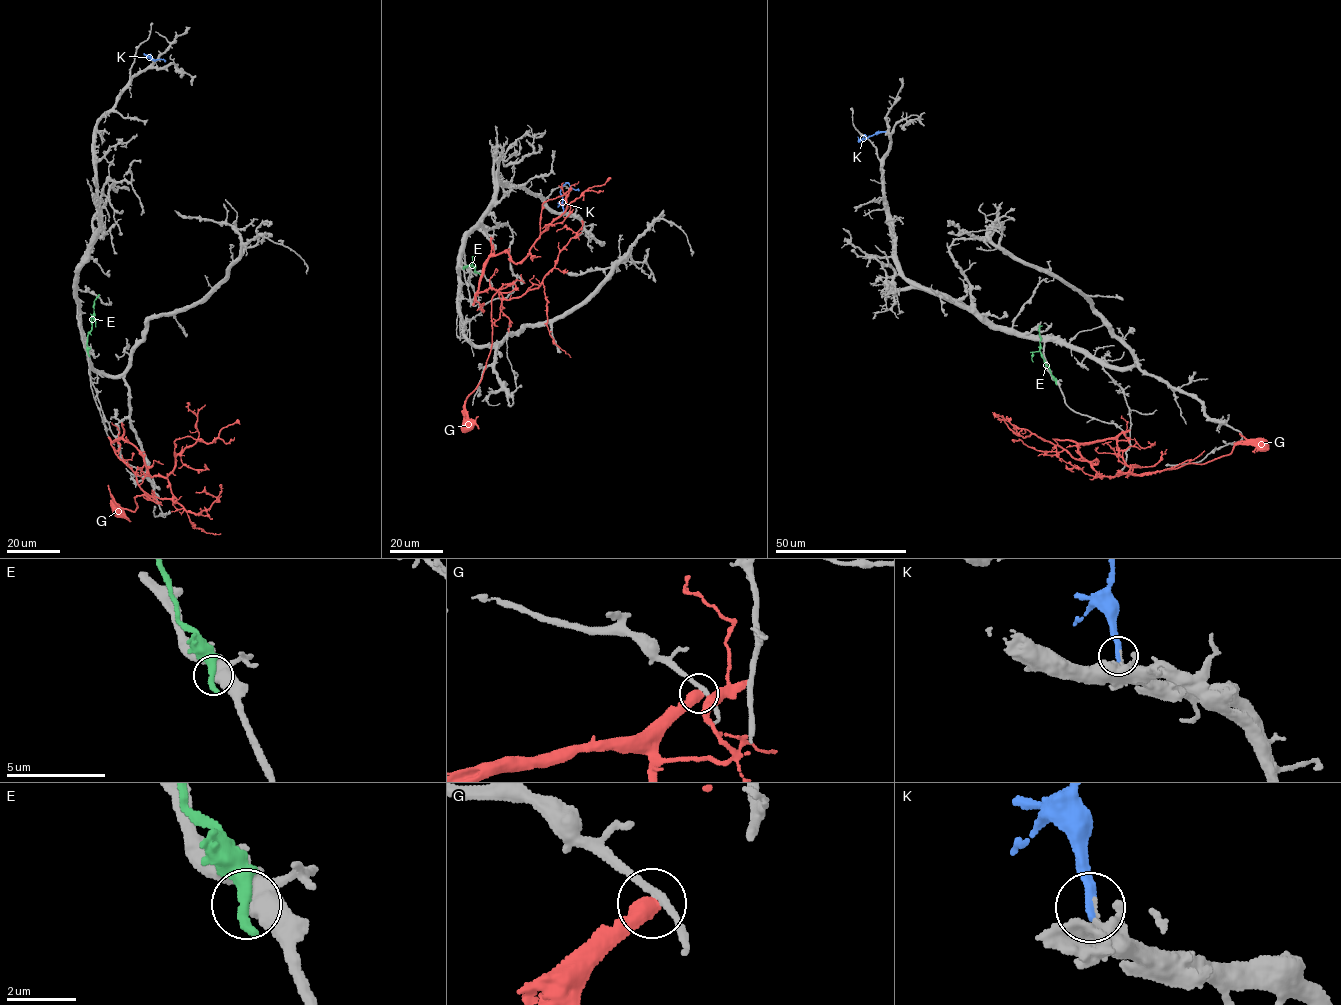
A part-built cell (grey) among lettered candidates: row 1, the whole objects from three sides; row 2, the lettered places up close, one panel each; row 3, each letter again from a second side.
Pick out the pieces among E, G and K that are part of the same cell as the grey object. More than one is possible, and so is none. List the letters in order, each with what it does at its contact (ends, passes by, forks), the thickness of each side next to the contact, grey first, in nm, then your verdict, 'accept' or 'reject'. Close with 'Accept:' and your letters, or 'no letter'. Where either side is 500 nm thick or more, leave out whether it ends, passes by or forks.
E: it passes by | 400/280 nm | reject
G: 190/550 nm | reject
K: it ends | 140/320 nm | reject
Accept: no letter

